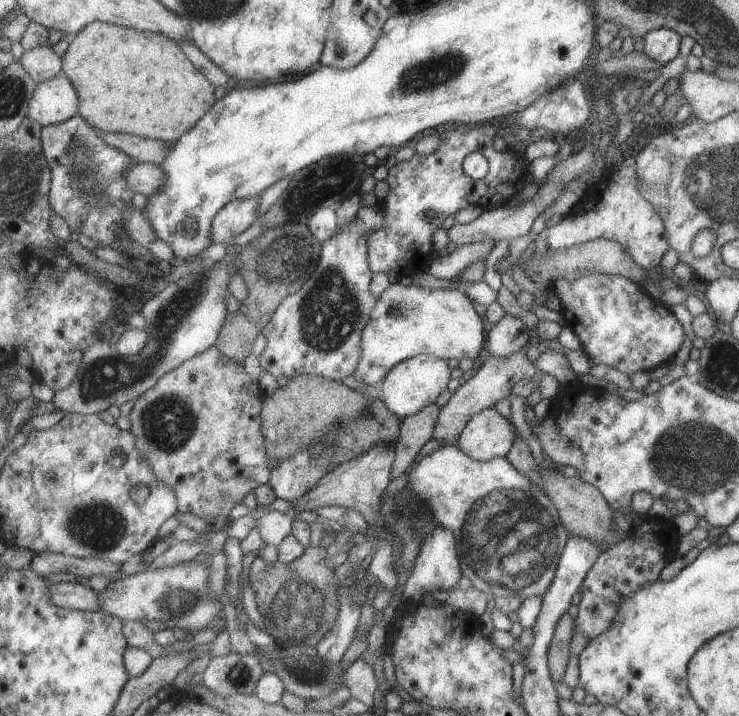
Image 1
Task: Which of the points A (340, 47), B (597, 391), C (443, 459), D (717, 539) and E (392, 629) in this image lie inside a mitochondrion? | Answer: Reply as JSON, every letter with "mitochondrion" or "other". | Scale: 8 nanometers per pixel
{"A":"mitochondrion","B":"other","C":"other","D":"other","E":"other"}

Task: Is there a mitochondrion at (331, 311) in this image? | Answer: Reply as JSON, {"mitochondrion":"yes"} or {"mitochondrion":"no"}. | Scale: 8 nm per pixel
{"mitochondrion":"yes"}

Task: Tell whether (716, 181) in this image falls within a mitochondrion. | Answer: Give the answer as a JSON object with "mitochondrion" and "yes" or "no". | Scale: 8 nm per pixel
{"mitochondrion":"yes"}

